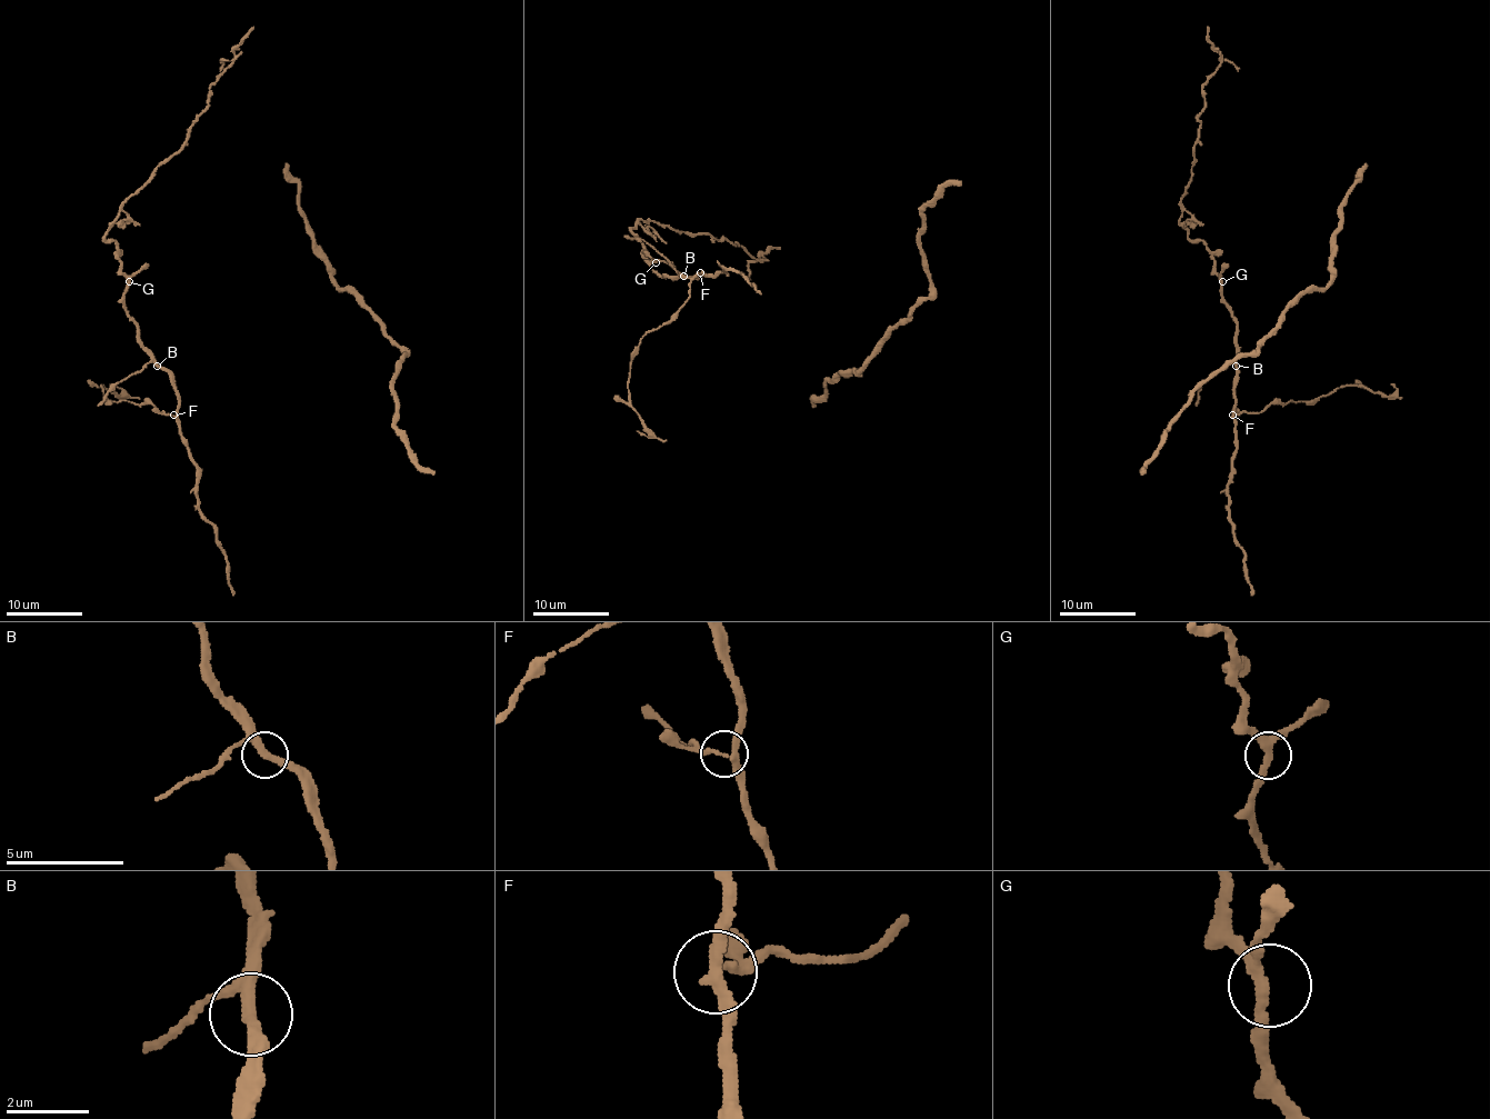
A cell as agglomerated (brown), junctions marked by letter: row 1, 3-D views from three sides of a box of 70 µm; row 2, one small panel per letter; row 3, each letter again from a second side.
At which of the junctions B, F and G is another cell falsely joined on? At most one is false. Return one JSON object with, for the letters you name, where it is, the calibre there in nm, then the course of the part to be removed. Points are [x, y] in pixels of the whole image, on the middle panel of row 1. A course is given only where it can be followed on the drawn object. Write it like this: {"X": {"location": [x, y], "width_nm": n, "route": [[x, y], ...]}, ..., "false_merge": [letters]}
{"F": {"location": [700, 272], "width_nm": 200, "route": [[699, 272], [690, 283], [688, 301], [641, 338], [630, 362], [628, 405], [648, 436], [636, 431]]}, "false_merge": ["F"]}

